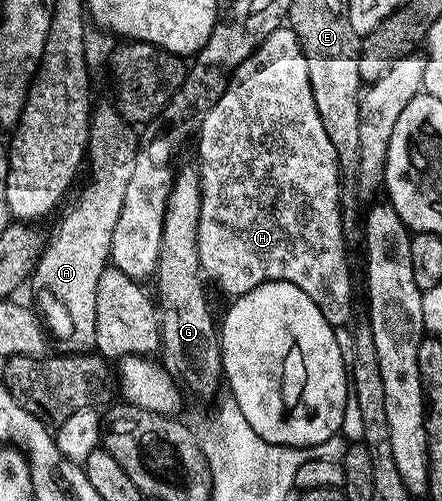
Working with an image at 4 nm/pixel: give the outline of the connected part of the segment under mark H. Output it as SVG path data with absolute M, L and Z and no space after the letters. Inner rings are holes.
M283 27L272 31L272 35L268 35L268 39L264 39L264 43L255 53L251 55L247 61L240 63L240 67L230 76L228 87L224 91L224 95L220 95L218 102L212 108L205 110L200 117L200 125L202 121L202 130L198 133L198 161L196 160L196 168L198 170L198 178L202 181L202 202L200 203L200 219L198 220L198 258L202 264L202 272L207 278L210 277L223 289L224 292L230 293L231 298L243 297L248 291L252 291L257 285L263 285L265 281L287 281L296 287L300 287L300 291L304 291L304 295L308 295L308 299L312 299L312 303L316 303L316 307L320 307L320 315L324 315L324 319L328 319L328 323L335 327L341 327L350 317L350 308L354 305L354 285L350 282L350 269L346 263L346 243L347 236L342 232L342 182L340 180L340 170L338 167L338 156L336 155L336 147L332 147L332 139L328 139L328 131L324 131L324 123L320 123L320 113L316 111L316 101L312 99L312 89L308 83L308 65L302 54L300 43L296 39L293 29Z

